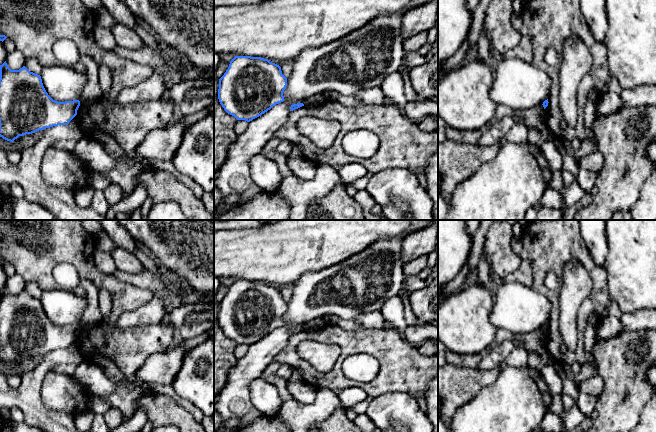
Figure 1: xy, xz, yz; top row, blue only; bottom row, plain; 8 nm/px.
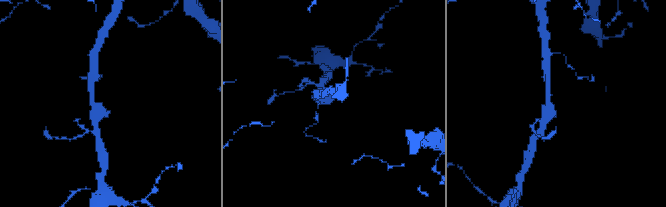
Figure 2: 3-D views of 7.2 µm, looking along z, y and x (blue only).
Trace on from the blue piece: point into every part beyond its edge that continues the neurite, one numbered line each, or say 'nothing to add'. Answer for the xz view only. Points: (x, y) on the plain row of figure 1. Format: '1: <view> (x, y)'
nothing to add

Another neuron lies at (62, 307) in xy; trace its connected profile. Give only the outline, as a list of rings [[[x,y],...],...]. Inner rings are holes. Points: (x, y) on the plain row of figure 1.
[[[64,289],[45,290],[40,298],[48,319],[55,325],[79,324],[87,307],[87,297]]]

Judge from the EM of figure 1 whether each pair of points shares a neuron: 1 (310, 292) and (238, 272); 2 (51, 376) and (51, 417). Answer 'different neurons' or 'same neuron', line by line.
1: different neurons
2: different neurons

